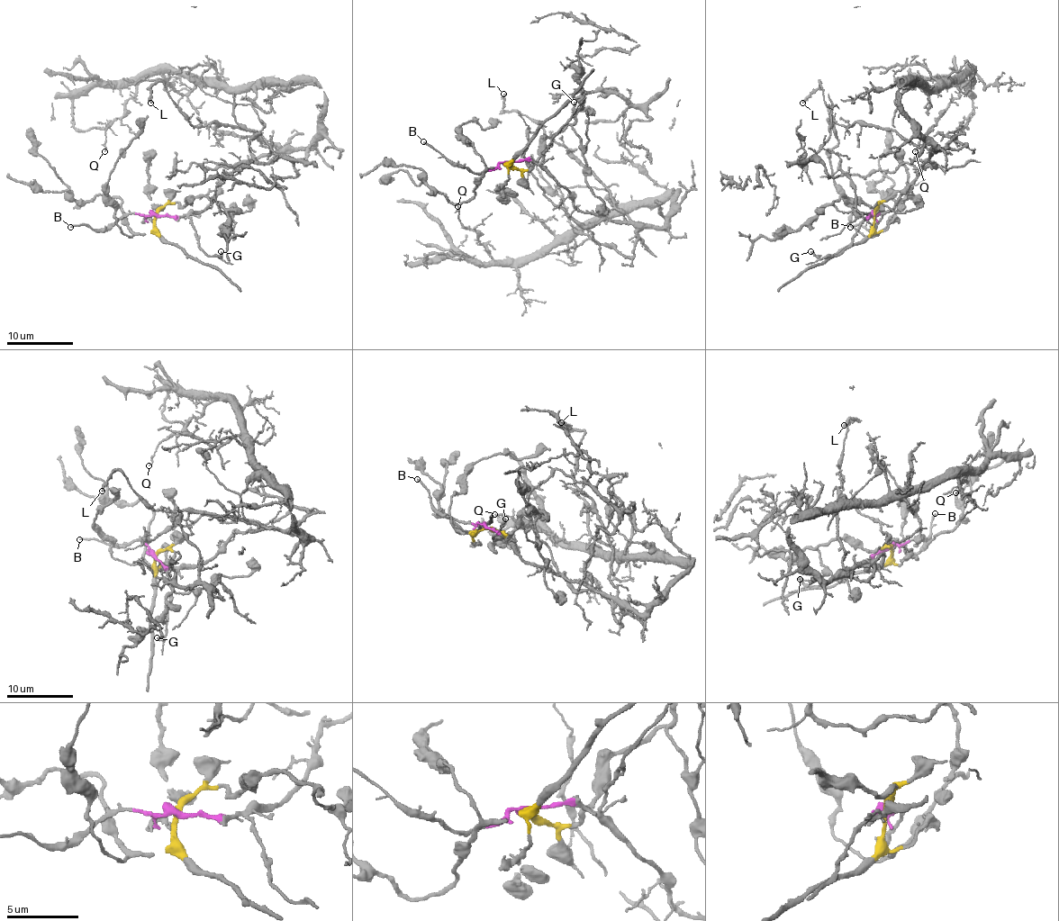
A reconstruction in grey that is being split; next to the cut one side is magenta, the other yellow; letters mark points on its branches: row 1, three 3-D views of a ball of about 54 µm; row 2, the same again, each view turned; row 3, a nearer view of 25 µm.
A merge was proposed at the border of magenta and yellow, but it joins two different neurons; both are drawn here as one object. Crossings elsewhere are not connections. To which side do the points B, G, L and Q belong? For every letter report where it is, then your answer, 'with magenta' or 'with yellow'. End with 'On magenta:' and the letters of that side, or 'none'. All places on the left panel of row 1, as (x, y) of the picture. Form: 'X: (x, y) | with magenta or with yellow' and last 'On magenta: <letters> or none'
B: (70, 227) | with magenta
G: (221, 251) | with magenta
L: (150, 103) | with magenta
Q: (104, 151) | with magenta
On magenta: B, G, L, Q

